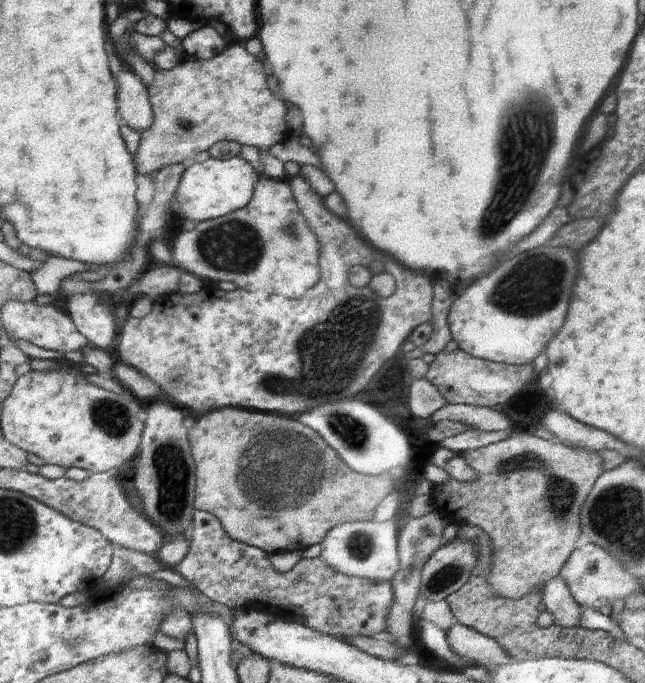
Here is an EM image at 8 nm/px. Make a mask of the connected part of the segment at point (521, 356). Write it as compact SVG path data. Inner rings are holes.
M540 245L539 247L523 252L521 255L514 256L514 258L510 258L510 260L502 260L490 274L481 276L480 280L476 280L476 284L467 286L462 294L457 295L451 307L448 309L448 326L453 340L455 340L459 346L458 348L471 357L478 357L500 364L522 366L523 364L532 362L540 352L545 352L545 346L560 332L561 326L564 324L564 316L566 316L568 300L570 300L570 298L566 298L566 296L572 294L572 284L574 284L574 280L576 280L576 264L578 264L576 252L572 252L572 250L568 250L568 248L550 248L550 245Z

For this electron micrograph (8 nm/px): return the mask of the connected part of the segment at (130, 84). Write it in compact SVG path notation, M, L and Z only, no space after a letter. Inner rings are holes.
M125 64L118 74L120 89L117 93L117 112L123 124L128 125L132 131L136 131L140 136L151 128L153 119L153 110L149 103L147 88L141 84L139 77Z

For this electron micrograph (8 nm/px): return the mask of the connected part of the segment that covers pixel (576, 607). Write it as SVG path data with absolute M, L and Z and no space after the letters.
M556 575L541 588L541 602L559 627L578 627L583 608L574 600L564 581Z

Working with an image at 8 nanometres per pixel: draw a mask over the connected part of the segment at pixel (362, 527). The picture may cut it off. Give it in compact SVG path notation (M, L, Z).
M394 520L376 522L372 521L348 521L331 528L321 542L323 548L321 557L328 567L346 576L360 577L363 579L391 582L393 576L399 569L399 558L397 553L398 533Z

